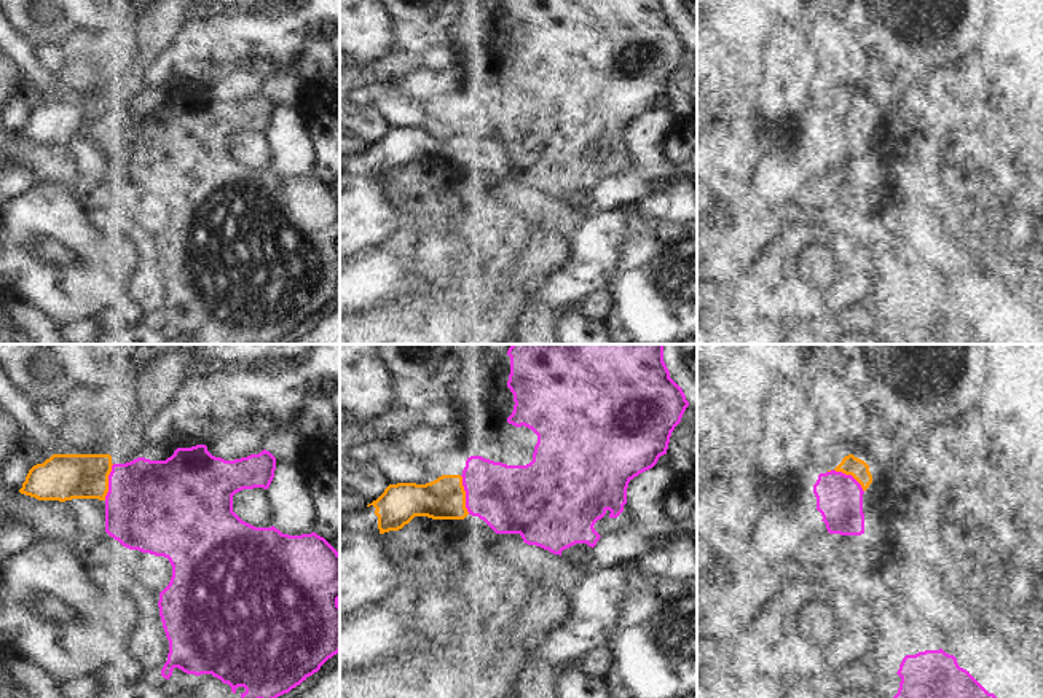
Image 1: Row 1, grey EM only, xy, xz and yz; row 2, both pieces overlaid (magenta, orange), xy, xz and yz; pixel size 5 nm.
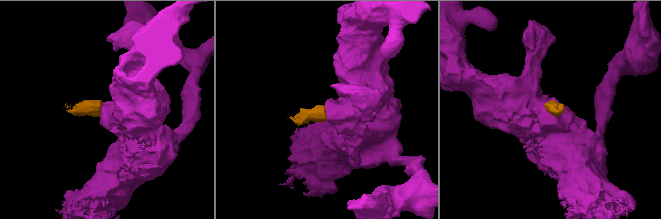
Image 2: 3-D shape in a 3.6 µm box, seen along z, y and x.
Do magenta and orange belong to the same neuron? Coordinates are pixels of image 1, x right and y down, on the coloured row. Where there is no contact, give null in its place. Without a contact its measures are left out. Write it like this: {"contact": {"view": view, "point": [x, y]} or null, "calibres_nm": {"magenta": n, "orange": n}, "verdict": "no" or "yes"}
{"contact": {"view": "xz", "point": [466, 494]}, "calibres_nm": {"magenta": 360, "orange": 200}, "verdict": "no"}

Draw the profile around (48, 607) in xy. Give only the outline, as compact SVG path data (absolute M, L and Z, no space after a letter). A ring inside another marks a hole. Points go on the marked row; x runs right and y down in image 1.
M43 598L33 609L33 612L46 620L59 620L64 612L54 598Z

